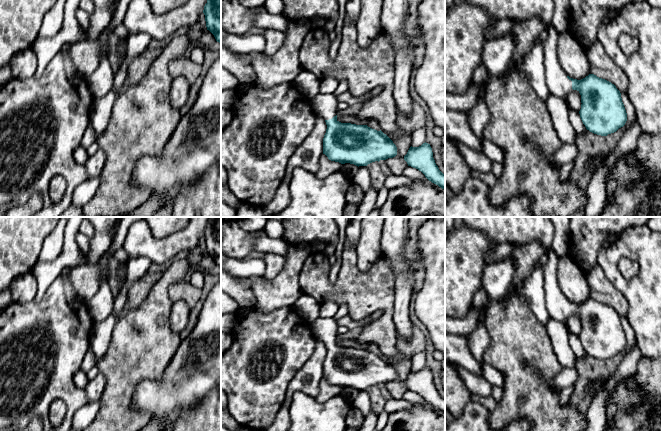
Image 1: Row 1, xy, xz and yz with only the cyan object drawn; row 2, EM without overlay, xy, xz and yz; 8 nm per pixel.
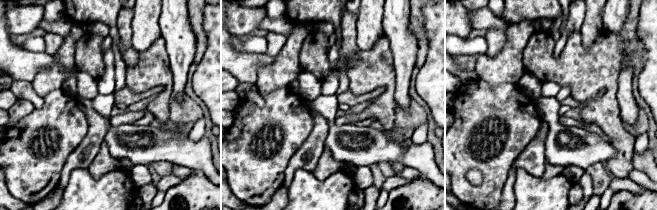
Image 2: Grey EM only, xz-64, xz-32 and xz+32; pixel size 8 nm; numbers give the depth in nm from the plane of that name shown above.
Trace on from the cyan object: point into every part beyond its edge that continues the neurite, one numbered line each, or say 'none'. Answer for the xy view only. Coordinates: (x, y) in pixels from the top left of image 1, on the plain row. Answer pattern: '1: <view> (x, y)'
none

